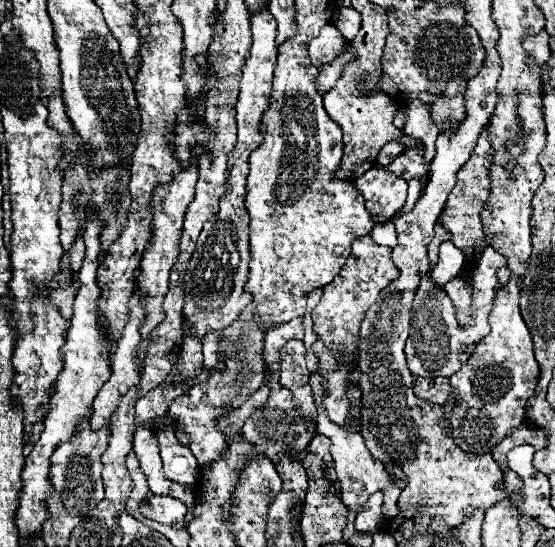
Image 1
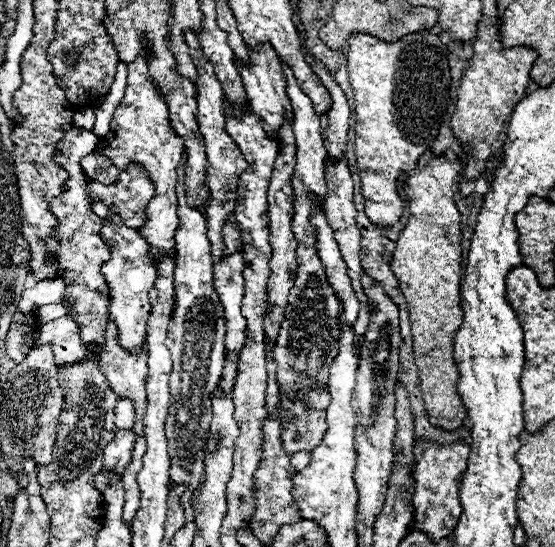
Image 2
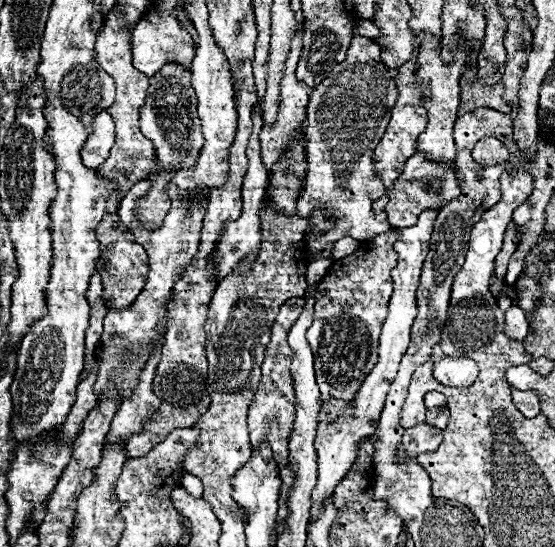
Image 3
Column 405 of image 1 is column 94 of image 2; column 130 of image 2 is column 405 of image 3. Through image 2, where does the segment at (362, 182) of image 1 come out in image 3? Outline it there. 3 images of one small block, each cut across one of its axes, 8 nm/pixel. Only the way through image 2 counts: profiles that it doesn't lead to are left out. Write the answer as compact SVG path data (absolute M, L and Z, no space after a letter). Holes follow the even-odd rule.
M414 154L414 156L410 156L410 160L406 162L400 178L394 182L394 188L388 194L390 202L384 208L384 212L388 214L388 222L394 228L406 228L406 226L412 226L418 220L418 214L422 210L440 210L442 206L446 206L446 202L450 202L452 198L458 198L458 184L454 180L456 180L456 166L454 164L446 166L442 162L434 162L434 160L428 158L428 154Z

